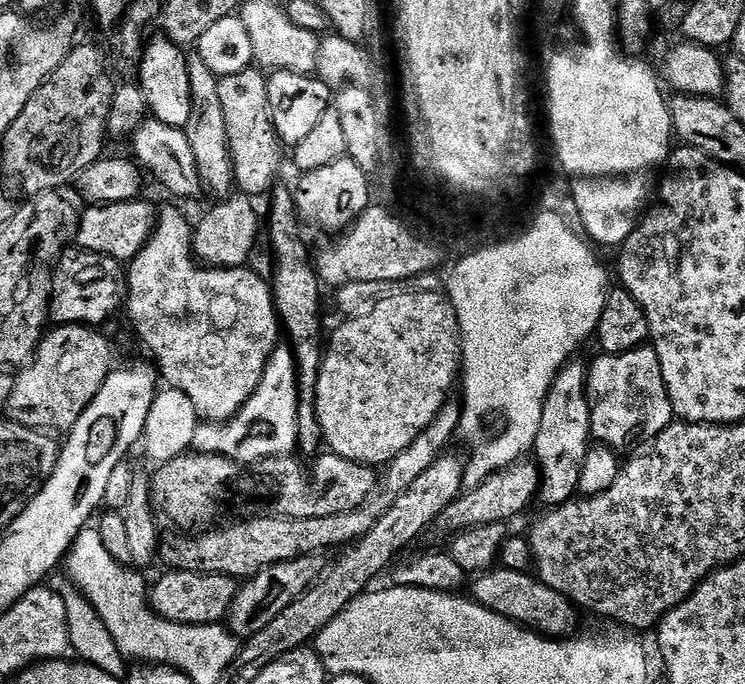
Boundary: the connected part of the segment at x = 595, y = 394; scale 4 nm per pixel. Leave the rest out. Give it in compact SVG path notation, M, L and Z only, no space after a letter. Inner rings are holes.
M641 346L633 352L623 352L620 356L600 354L597 357L588 368L592 436L617 454L635 453L651 445L662 434L662 430L674 422L672 403L662 378L658 354L651 346Z

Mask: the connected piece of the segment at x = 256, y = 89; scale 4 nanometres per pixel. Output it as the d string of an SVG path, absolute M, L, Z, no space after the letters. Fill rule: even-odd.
M253 66L233 76L219 77L218 98L226 114L228 149L232 155L232 170L239 191L253 198L259 198L263 192L271 193L277 183L276 175L280 172L282 145L268 112L268 82L265 73Z

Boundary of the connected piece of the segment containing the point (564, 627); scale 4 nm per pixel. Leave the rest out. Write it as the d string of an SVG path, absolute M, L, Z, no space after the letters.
M493 567L481 572L472 584L471 599L491 612L505 616L533 632L541 633L549 638L568 638L576 628L578 609L571 600L567 600L558 590L550 590L535 575L527 576L524 572L515 572L512 568Z

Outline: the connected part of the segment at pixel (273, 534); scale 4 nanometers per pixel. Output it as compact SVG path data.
M449 402L444 404L442 410L436 415L436 421L405 452L398 454L387 465L386 471L388 473L385 476L383 473L382 491L379 495L369 500L368 503L363 504L358 510L352 510L346 514L330 514L326 518L302 518L299 515L295 518L285 518L271 514L257 515L255 518L244 518L239 521L241 524L232 524L225 532L208 532L205 536L198 537L197 540L182 541L176 548L176 560L180 563L177 565L185 572L217 572L220 576L251 578L275 564L297 560L303 556L324 554L327 553L327 548L341 547L340 549L343 549L345 546L351 545L366 535L374 526L374 522L378 522L378 518L382 518L382 514L386 514L386 510L396 501L398 494L405 492L419 476L426 470L430 470L430 466L435 460L440 459L442 453L447 449L444 447L451 442L452 435L454 437L457 435L461 411L462 408L459 403Z

